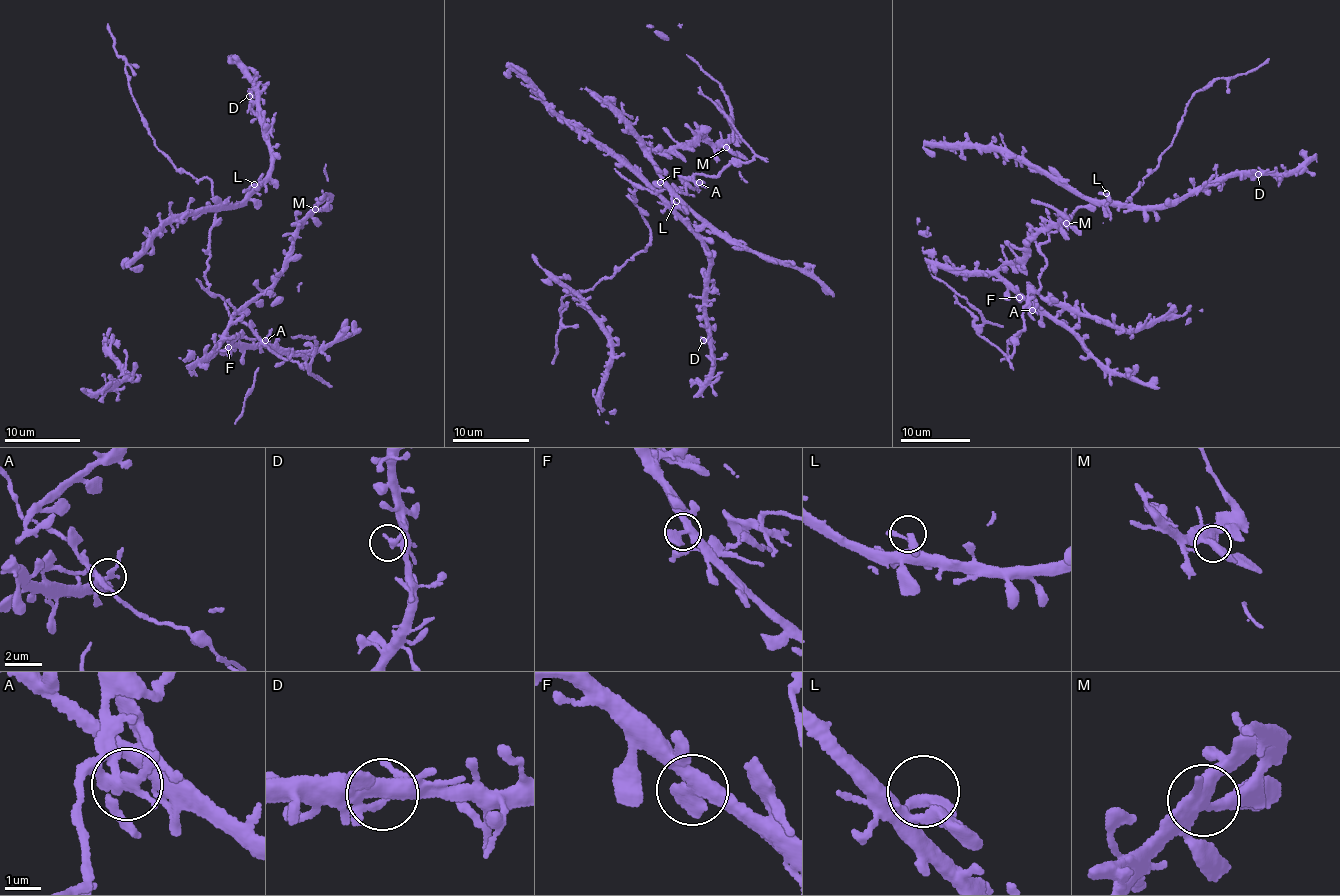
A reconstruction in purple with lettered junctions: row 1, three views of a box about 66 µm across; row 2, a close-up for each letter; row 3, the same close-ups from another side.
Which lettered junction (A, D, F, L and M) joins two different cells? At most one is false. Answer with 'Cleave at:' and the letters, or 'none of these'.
Cleave at: A

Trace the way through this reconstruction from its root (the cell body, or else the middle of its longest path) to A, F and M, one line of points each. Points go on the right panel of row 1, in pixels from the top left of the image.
A: (1044, 260), (1046, 263), (1038, 280), (1040, 287), (1029, 302), (1032, 309)
F: (1044, 260), (1046, 263), (1038, 280), (1040, 286), (1034, 298), (1019, 297)
M: (1044, 260), (1040, 286), (1030, 300), (998, 273), (1023, 256), (1026, 240), (1066, 223)

